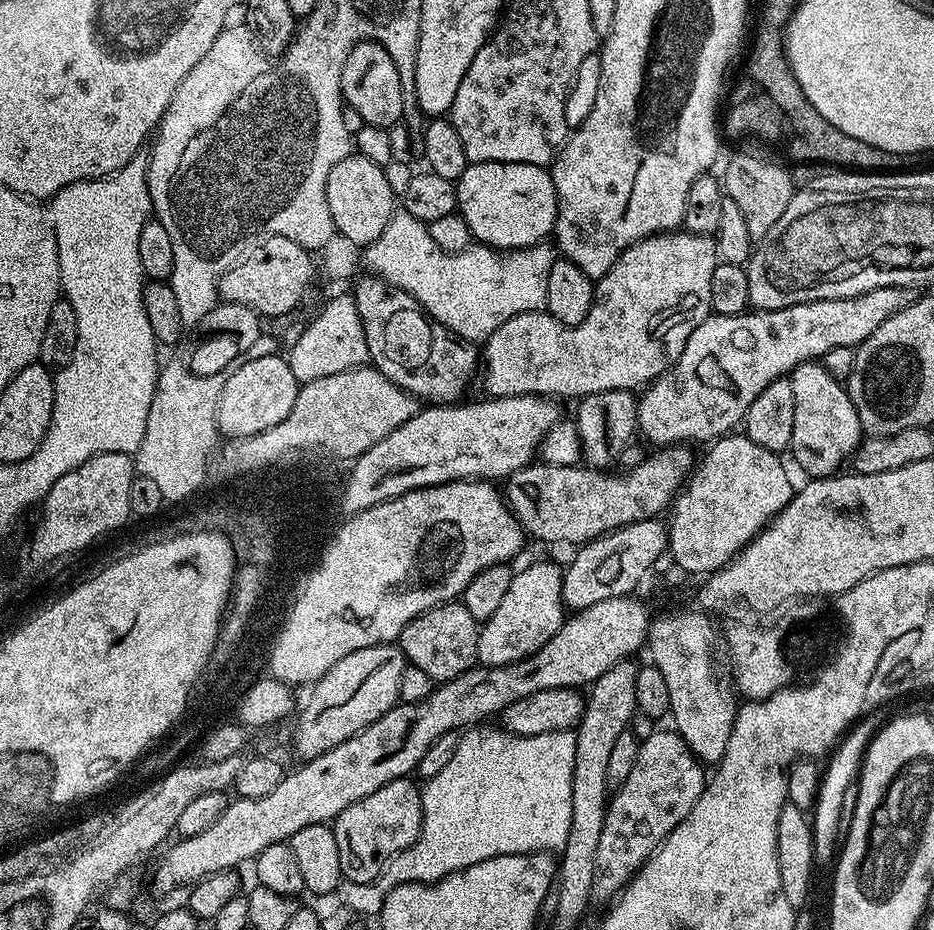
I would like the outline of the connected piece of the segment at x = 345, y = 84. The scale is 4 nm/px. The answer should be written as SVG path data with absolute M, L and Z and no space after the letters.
M364 41L352 48L343 66L340 86L343 101L356 109L364 123L389 129L403 119L404 87L401 86L401 76L393 58L380 44Z

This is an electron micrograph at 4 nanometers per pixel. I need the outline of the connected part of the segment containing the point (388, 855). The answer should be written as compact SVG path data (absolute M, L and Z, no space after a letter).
M412 778L386 782L382 790L358 798L342 814L338 814L332 829L338 842L338 859L342 861L344 880L371 884L384 873L384 868L402 850L418 838L422 826L421 789Z

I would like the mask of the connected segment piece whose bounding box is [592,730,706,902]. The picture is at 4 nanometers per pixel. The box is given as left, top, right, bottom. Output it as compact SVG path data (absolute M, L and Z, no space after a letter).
M654 730L650 738L640 741L634 767L608 801L602 839L594 854L593 901L608 902L623 892L661 842L672 833L674 826L694 810L694 802L698 802L705 783L705 765L697 760L676 731Z

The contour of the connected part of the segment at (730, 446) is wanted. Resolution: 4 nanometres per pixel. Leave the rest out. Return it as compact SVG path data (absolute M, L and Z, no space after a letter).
M725 434L711 445L712 448L704 457L699 457L698 463L693 467L682 491L677 495L676 499L670 505L670 513L672 512L672 520L667 521L668 525L668 551L672 554L672 563L677 564L685 570L687 574L694 574L694 572L704 572L703 574L711 574L717 572L720 568L725 568L737 554L740 553L748 543L754 539L763 528L770 523L775 516L777 516L785 506L790 503L794 495L794 483L788 477L788 472L784 469L784 464L779 459L781 458L777 453L770 449L764 449L757 442L752 441L749 436L745 434Z

